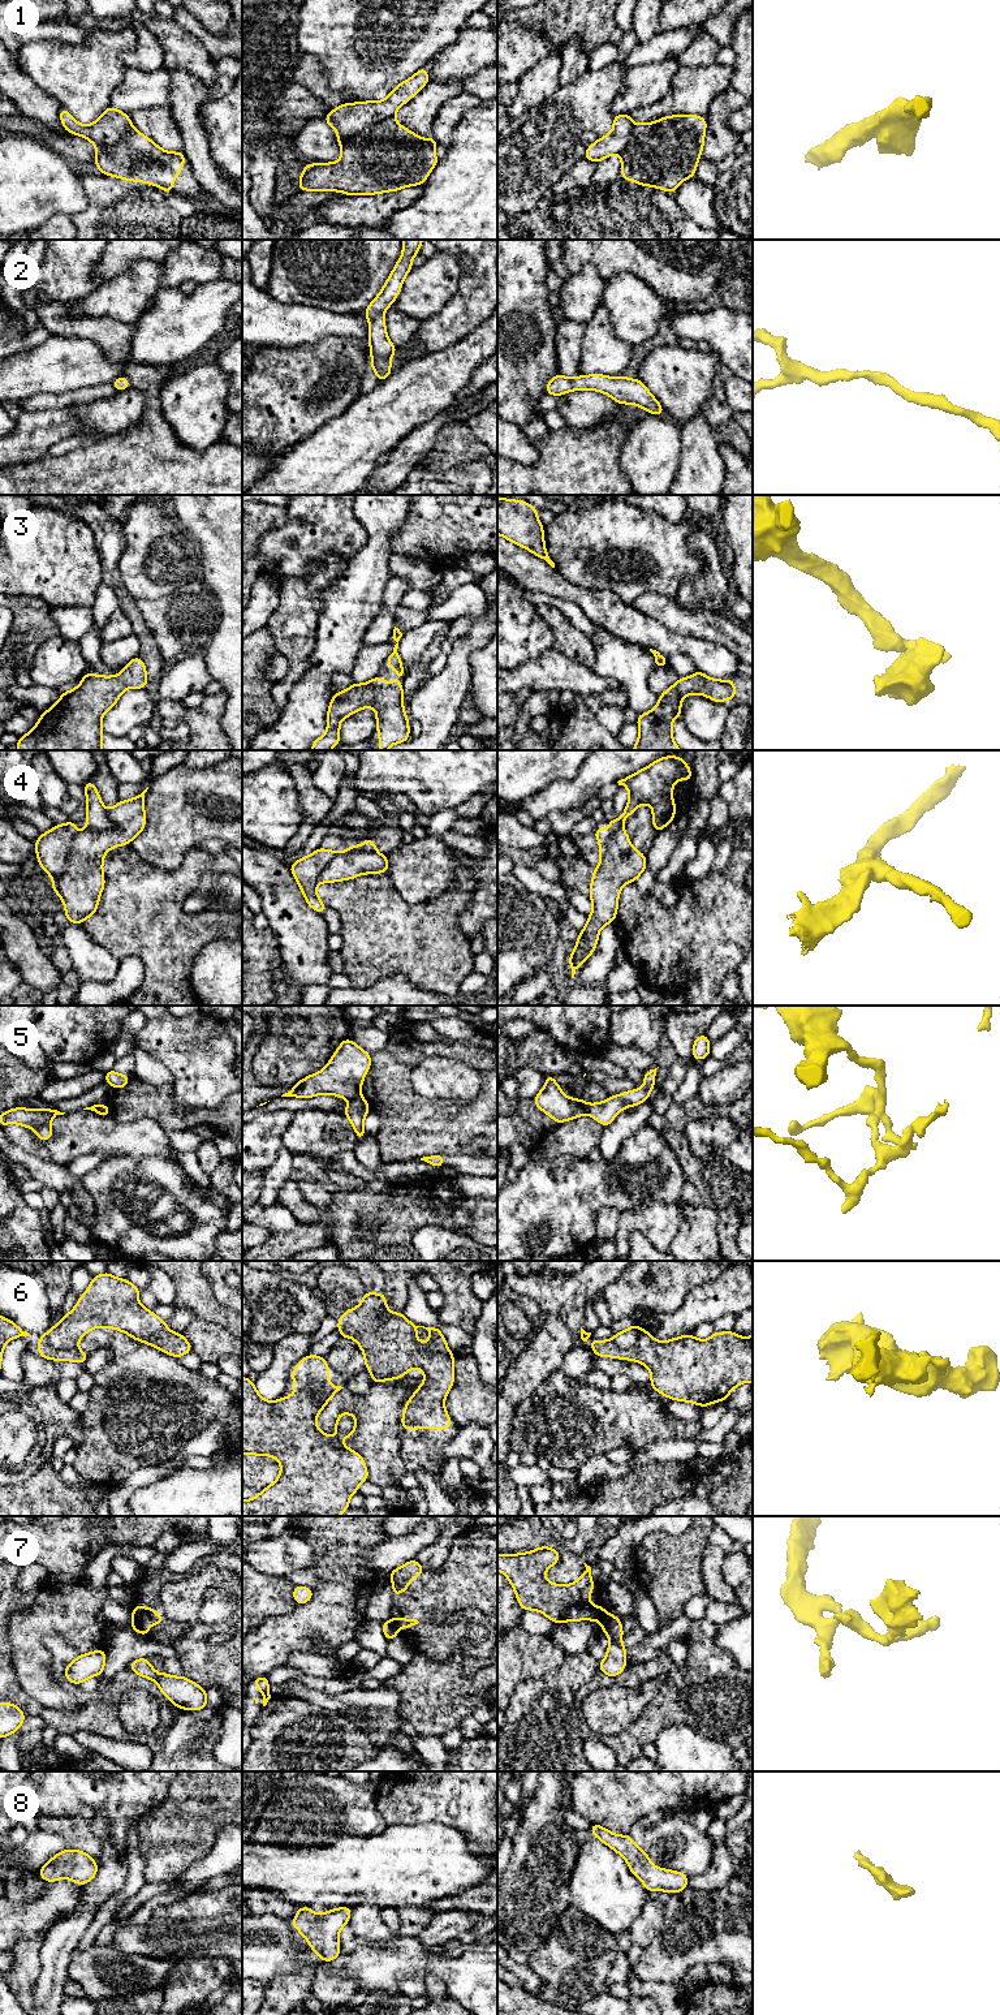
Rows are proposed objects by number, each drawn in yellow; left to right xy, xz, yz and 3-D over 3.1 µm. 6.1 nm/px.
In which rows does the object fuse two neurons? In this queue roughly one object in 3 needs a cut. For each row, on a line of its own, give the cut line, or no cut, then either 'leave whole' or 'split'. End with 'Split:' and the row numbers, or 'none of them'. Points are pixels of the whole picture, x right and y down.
1: xz (393, 115), (352, 134), (341, 146) | split
2: no cut | leave whole
3: no cut | leave whole
4: xy (80, 831), (74, 838), (67, 866), (52, 877) | split
5: xz (360, 1094), (350, 1099) | split
6: xz (307, 1386), (307, 1390), (315, 1398), (323, 1399), (326, 1396) | split
7: yz (608, 1614), (602, 1623) | split
8: no cut | leave whole
Split: 1, 4, 5, 6, 7

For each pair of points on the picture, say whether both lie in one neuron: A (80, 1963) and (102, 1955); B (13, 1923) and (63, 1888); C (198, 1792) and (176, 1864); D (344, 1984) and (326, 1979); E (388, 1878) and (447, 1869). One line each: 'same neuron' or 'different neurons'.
A: same neuron
B: same neuron
C: same neuron
D: same neuron
E: same neuron

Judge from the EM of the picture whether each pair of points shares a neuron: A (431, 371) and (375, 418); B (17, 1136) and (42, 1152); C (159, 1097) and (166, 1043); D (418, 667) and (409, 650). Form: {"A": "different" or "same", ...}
{"A": "same", "B": "same", "C": "different", "D": "different"}

